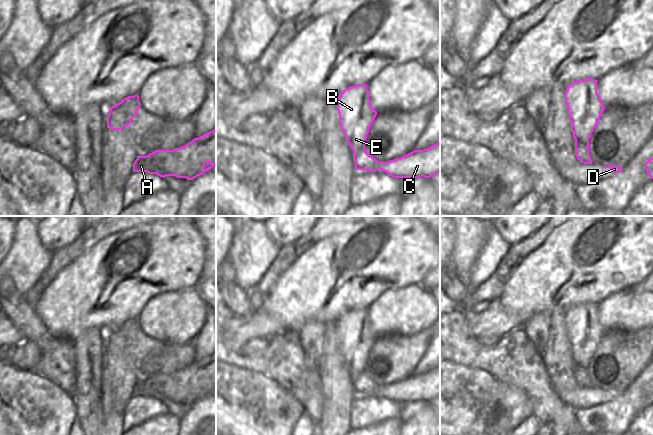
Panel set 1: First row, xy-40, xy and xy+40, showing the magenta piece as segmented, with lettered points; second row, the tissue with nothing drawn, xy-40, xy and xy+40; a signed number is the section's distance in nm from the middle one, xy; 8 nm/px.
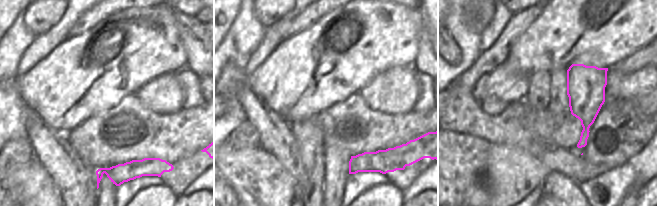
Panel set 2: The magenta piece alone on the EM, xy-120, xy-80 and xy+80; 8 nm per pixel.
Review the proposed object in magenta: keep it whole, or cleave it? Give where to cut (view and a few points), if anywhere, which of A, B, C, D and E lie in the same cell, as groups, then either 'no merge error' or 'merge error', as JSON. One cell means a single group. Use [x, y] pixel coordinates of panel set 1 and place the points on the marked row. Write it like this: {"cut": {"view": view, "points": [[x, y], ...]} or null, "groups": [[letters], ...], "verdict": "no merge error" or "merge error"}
{"cut": {"view": "xy+40", "points": [[575, 145], [585, 145], [587, 147]]}, "groups": [["A", "C", "D"], ["B", "E"]], "verdict": "merge error"}

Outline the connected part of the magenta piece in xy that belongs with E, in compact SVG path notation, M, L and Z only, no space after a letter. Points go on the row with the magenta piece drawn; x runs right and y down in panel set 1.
M367 84L350 86L337 97L339 123L352 150L365 148L369 129L377 115L369 101Z

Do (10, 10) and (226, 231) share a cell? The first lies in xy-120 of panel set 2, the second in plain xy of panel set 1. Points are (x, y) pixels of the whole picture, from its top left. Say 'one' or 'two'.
one

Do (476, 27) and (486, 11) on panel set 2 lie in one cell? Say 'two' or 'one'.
one

